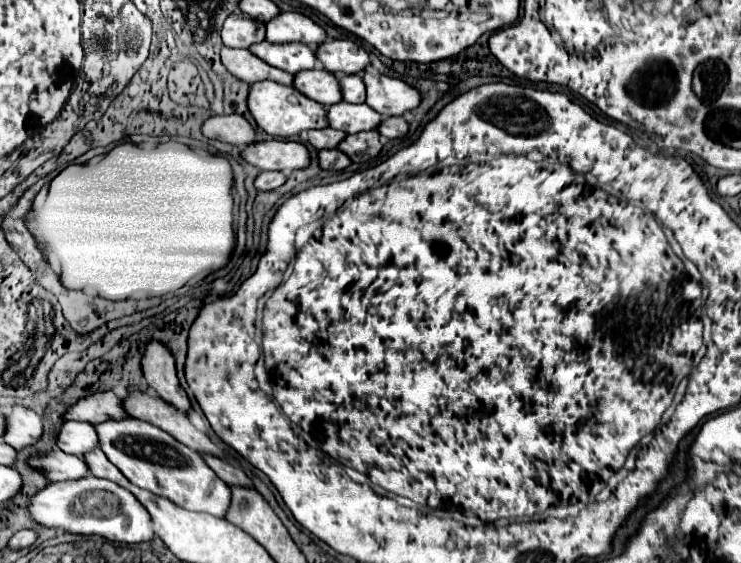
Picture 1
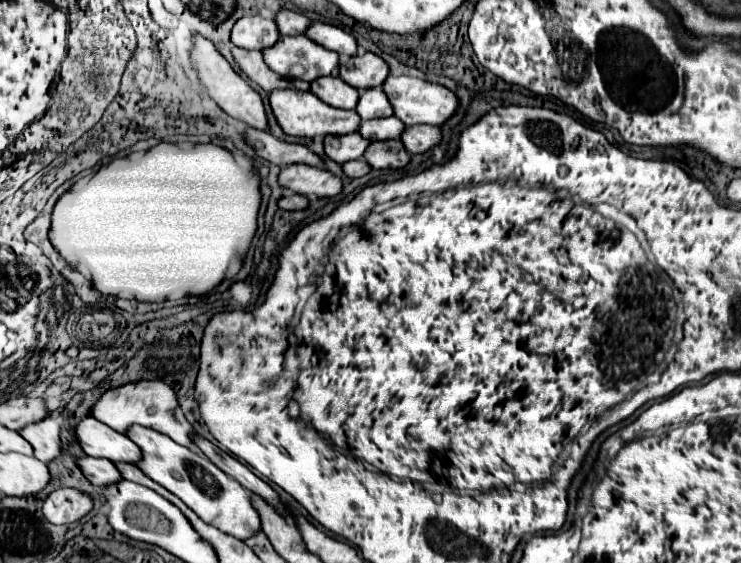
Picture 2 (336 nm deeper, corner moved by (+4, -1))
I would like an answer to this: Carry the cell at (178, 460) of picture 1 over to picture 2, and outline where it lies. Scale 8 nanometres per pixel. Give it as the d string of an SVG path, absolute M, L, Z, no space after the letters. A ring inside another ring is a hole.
M129 426L125 434L143 452L143 458L137 462L143 474L173 492L177 498L181 498L203 522L221 528L225 534L231 534L239 540L253 536L261 528L259 516L249 502L251 492L247 492L237 480L227 476L223 470L219 470L207 456L203 458L195 450L173 442L169 436L143 426Z

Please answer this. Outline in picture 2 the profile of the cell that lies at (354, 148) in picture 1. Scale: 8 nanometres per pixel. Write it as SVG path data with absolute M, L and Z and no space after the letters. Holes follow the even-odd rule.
M399 140L371 142L369 150L365 150L363 158L371 168L403 168L409 162L409 152Z

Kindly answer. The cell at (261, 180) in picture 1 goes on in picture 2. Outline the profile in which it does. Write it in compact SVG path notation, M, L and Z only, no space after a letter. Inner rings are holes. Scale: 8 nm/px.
M301 194L283 196L279 200L279 208L283 208L283 210L303 210L303 208L307 208L307 204L309 204L309 200L305 196L301 196Z

